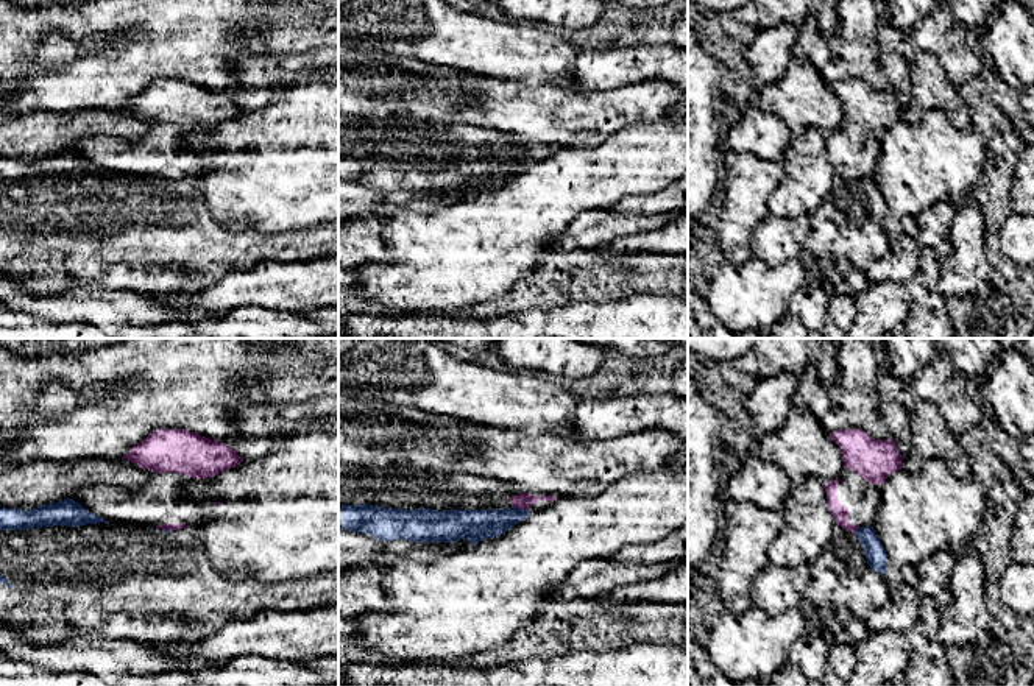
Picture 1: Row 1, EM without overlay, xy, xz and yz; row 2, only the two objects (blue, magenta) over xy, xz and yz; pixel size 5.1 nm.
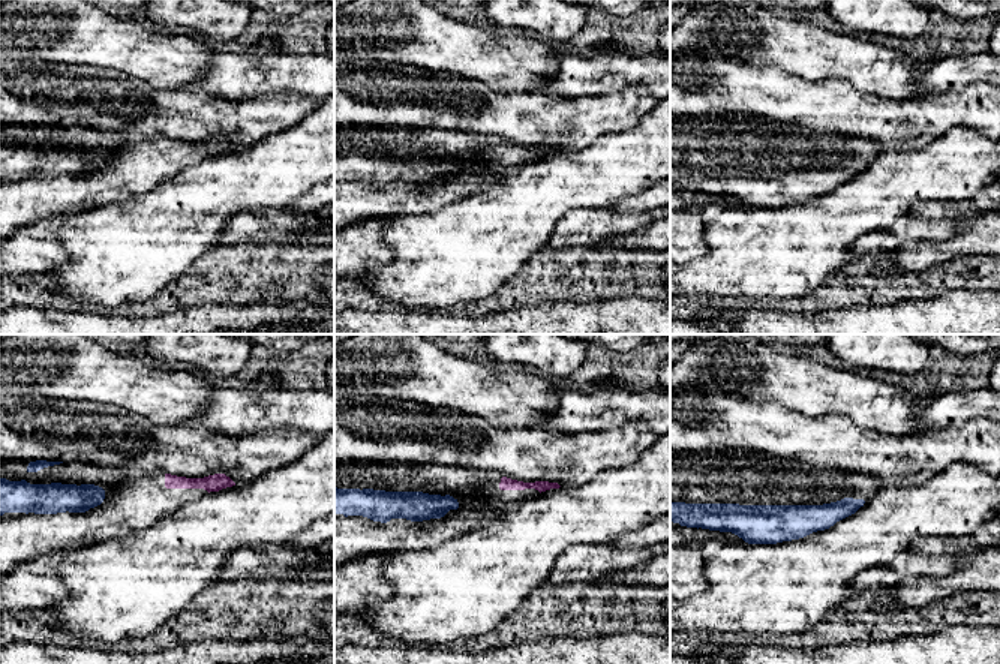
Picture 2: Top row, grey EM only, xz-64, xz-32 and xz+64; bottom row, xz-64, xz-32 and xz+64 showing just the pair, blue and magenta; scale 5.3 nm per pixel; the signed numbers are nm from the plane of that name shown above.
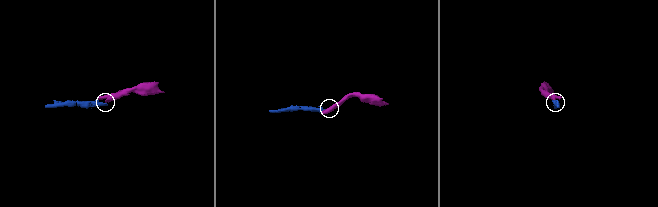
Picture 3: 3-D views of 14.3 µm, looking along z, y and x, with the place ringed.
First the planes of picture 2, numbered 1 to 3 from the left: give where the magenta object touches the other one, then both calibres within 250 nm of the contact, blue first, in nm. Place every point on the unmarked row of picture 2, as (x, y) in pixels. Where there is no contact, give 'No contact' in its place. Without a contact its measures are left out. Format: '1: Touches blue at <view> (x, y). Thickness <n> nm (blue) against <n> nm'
1: No contact
2: No contact
3: No contact

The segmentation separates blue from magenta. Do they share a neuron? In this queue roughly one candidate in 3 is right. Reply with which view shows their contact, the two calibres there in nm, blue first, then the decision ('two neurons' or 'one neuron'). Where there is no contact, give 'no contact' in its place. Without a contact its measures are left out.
xz | 160/80 nm | two neurons

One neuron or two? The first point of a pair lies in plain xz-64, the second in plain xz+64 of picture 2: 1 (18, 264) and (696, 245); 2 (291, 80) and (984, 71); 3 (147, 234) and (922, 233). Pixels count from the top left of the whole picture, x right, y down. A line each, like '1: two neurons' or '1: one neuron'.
1: one neuron
2: one neuron
3: two neurons

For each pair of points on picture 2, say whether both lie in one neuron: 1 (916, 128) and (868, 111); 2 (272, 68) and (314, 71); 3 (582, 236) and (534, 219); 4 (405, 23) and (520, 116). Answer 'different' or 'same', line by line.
1: same
2: same
3: different
4: different

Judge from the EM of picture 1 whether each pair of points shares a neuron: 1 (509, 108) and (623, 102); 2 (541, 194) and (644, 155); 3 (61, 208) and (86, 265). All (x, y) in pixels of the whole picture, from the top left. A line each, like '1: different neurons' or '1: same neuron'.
1: same neuron
2: same neuron
3: same neuron

